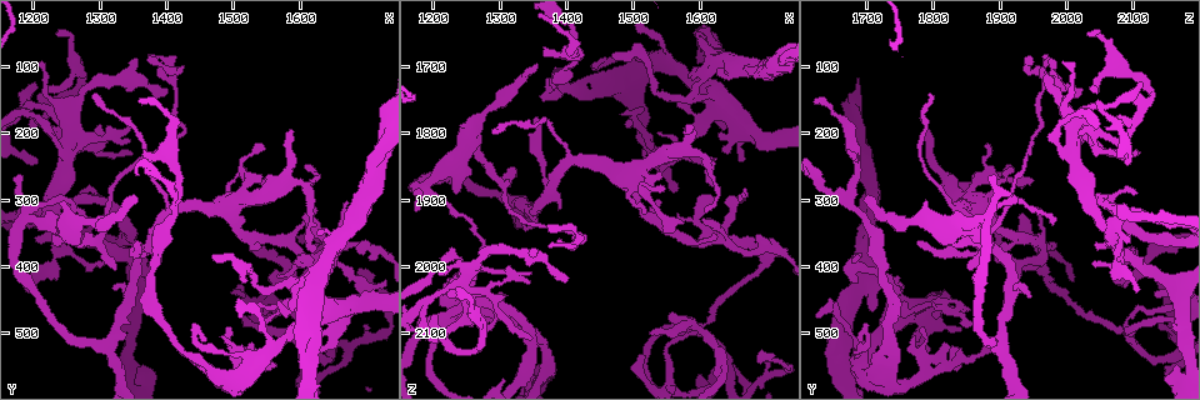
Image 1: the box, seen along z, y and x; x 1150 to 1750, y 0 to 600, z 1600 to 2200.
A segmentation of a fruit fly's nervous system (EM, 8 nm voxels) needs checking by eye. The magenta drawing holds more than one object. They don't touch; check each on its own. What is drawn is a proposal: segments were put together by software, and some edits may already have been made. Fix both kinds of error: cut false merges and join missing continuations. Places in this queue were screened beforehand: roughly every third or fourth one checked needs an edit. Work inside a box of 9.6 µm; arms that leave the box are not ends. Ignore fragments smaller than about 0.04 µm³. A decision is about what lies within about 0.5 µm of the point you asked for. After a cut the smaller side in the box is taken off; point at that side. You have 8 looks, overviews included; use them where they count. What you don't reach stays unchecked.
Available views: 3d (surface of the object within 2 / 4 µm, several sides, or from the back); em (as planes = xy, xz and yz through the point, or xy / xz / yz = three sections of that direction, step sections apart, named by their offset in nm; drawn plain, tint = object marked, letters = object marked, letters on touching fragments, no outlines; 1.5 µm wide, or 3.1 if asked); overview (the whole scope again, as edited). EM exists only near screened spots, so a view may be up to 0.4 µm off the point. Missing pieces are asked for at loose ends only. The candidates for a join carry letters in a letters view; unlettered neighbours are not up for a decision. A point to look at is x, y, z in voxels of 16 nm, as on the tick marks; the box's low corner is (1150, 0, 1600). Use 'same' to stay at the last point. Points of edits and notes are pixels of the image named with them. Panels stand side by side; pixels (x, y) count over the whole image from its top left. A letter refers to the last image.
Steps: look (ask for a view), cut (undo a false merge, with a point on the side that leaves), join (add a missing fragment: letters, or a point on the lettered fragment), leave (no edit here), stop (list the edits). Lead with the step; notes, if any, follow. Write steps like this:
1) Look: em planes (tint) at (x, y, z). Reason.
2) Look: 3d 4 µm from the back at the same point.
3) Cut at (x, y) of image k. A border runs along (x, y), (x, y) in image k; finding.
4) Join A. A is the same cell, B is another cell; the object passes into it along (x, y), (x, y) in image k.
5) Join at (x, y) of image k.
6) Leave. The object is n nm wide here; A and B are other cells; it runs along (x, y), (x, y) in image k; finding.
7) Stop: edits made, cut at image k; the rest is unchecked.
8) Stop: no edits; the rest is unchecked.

Look: em planes (letters) at (1540, 215, 1880). Thin end.

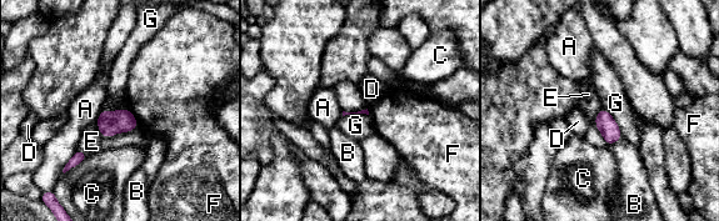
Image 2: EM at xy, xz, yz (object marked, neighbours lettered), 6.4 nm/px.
Leave. A, B, C, D, E, F and G are other cells; a border runs along (96, 120), (104, 136), (138, 126) in image 2; no lettered fragment goes on from it.

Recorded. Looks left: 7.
Look: 3d 2 µm from the back at (1190, 435, 2110). Free end.

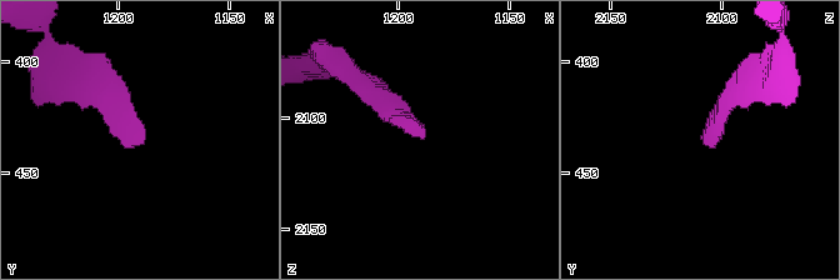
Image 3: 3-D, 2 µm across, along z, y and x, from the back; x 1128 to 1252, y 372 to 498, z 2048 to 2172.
Look: em planes (letters) at (1191, 437, 2109). Need the tissue.

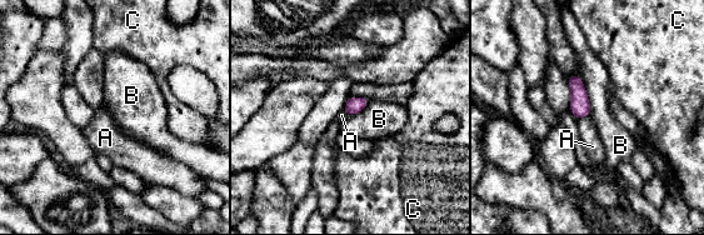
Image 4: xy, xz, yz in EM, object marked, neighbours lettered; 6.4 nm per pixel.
Leave. A, B and C are other cells; no lettered fragment goes on from it.

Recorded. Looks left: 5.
Look: em planes (plain) at (1535, 460, 1800). An open end.

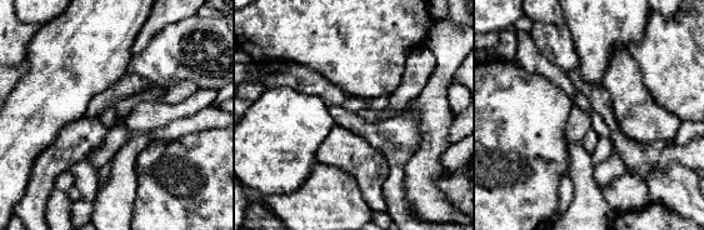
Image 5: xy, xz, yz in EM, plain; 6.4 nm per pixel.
Look: em planes (letters) at the same point.

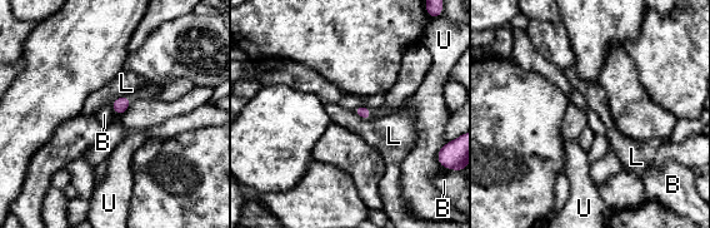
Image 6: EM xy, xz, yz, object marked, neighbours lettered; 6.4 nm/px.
Leave. The object is 70 nm wide here; B, L and U are other cells; a border runs along (363, 105), (353, 109) in image 6; no lettered fragment goes on from it.

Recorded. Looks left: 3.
Stop: no edits; the rest is unchecked.

